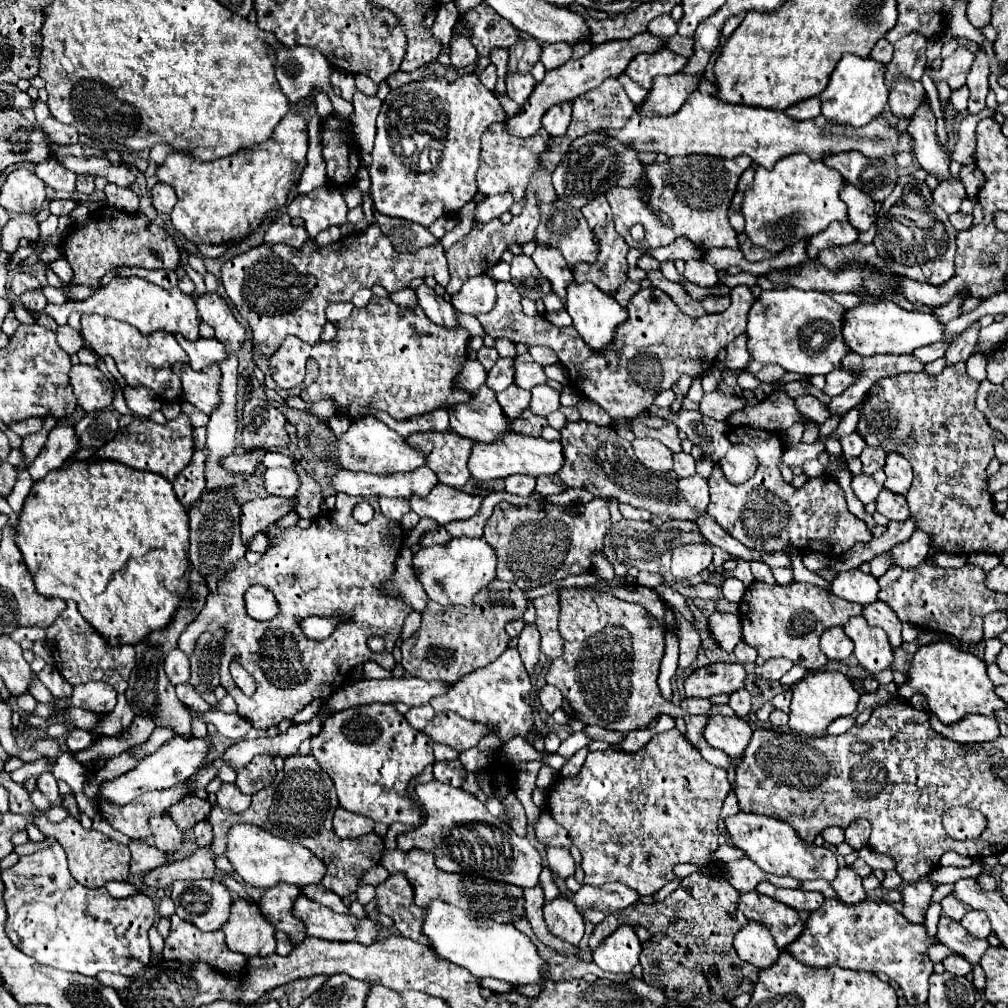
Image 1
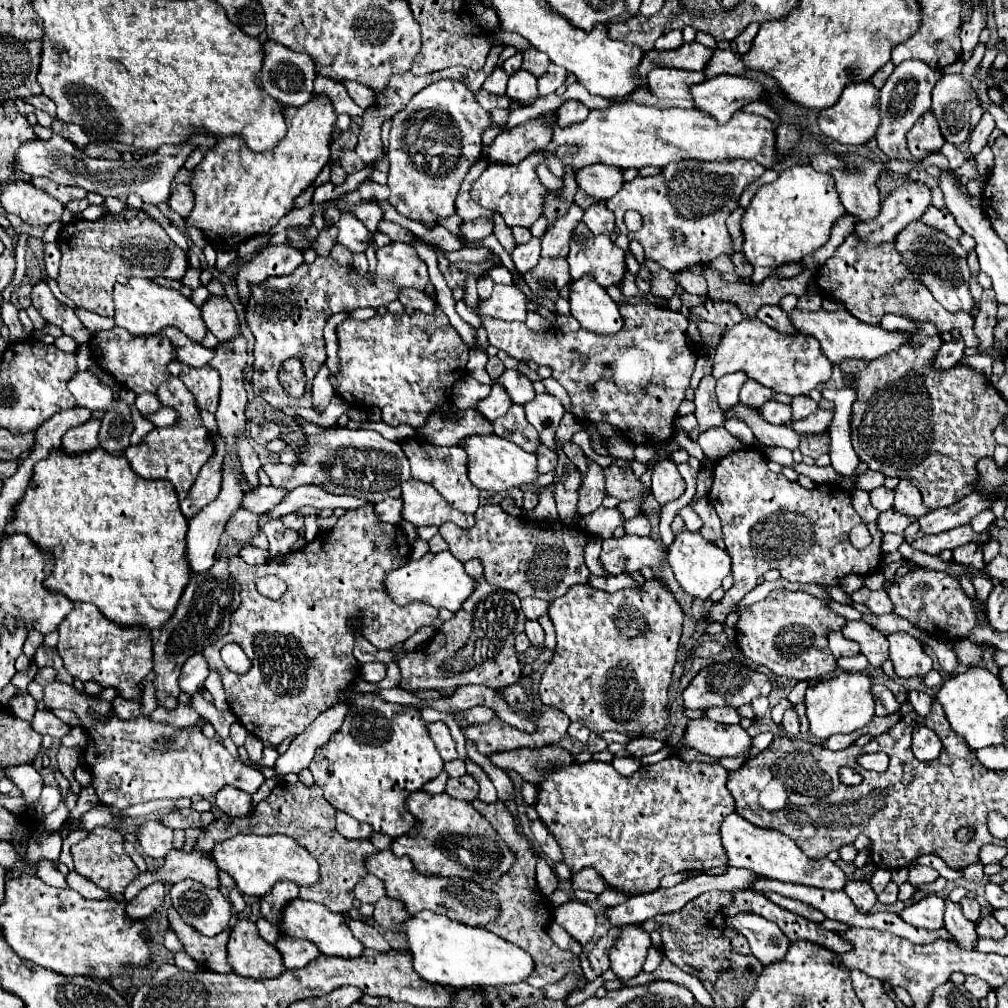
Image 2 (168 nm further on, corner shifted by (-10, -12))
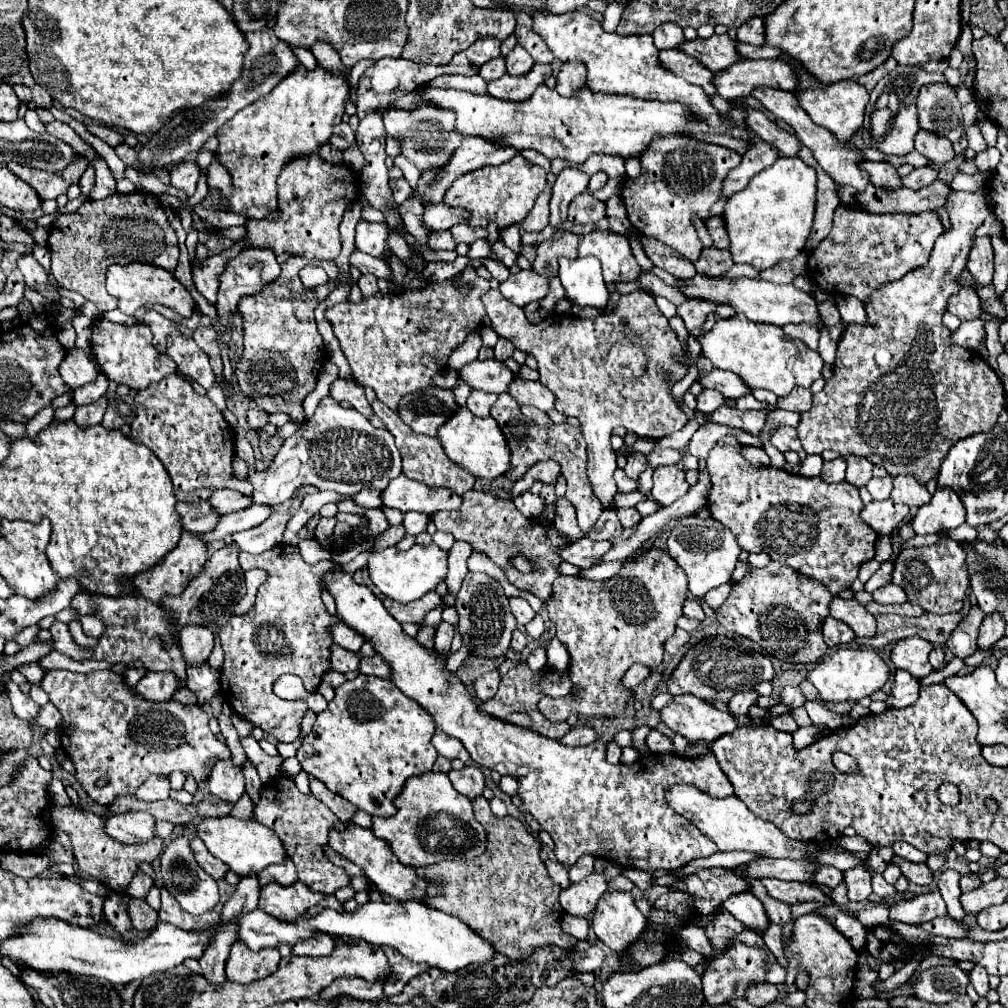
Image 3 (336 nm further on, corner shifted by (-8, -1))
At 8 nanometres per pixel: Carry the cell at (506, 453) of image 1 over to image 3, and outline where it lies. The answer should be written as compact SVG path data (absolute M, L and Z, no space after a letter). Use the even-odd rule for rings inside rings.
M459 407L459 411L439 429L439 441L445 447L449 459L453 459L459 467L467 469L475 477L495 479L509 471L511 467L511 449L505 433L493 417L477 417L469 413L467 407Z

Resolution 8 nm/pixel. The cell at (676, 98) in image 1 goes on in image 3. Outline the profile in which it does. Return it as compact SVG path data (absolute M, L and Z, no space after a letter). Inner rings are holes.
M739 59L725 71L713 75L711 83L725 101L733 101L737 97L751 95L757 87L763 87L763 85L795 91L797 77L789 69L789 65L779 59L773 59L773 61Z

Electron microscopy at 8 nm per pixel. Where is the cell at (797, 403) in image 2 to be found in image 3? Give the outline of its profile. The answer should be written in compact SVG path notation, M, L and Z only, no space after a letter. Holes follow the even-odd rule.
M797 387L793 389L787 397L779 397L777 401L779 409L787 409L787 411L807 411L811 407L811 391L805 387Z

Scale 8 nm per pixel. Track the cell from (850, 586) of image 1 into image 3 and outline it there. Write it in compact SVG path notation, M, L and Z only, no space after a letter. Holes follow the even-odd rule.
M889 583L885 587L879 587L873 591L873 601L877 603L905 603L905 591L899 585Z

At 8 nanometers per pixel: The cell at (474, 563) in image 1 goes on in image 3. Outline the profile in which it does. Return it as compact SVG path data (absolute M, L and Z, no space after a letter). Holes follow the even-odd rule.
M435 543L431 545L413 545L409 551L397 551L395 547L371 553L369 575L375 587L393 601L409 603L423 597L429 591L435 591L447 577L447 551L439 549Z

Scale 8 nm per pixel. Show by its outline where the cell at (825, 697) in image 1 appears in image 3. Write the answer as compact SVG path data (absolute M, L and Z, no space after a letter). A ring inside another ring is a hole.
M841 647L827 655L815 669L809 671L807 679L813 683L813 687L819 693L821 703L845 703L845 701L859 701L863 697L873 695L879 691L889 677L889 669L883 663L883 659L871 649L871 647L859 647L859 649L847 649Z

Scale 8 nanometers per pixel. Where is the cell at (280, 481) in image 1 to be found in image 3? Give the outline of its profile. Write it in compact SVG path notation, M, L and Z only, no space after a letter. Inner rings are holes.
M215 489L211 495L211 505L221 515L227 515L227 513L233 513L233 511L239 511L239 509L253 505L253 497L247 497L235 489Z

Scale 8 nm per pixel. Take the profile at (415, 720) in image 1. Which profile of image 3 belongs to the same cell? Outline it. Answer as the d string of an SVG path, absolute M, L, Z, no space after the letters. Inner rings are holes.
M441 729L435 731L433 745L435 745L437 753L443 755L443 757L447 757L447 759L461 759L463 763L471 763L471 757L469 757L467 749L461 745L461 741L457 741L455 737L449 737Z

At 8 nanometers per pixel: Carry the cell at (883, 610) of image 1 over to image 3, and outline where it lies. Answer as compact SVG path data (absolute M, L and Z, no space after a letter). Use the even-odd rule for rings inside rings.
M907 637L899 639L895 647L891 649L891 661L897 669L911 671L917 679L923 679L933 671L933 667L927 661L927 655L931 653L931 643L921 637Z

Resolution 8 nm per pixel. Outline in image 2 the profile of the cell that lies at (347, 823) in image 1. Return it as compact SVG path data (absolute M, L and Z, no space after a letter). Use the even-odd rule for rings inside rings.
M337 812L337 830L339 830L339 834L343 834L349 840L369 838L373 832L373 828L369 824L361 824L353 816L347 816L345 812Z

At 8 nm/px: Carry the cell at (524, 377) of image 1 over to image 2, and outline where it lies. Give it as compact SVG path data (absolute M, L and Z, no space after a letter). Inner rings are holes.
M505 370L495 384L499 384L505 392L509 392L513 404L527 404L527 400L533 400L535 396L531 380L519 374L517 370Z

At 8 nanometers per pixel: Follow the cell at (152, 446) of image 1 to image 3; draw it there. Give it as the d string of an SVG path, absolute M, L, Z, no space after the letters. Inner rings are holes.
M171 373L161 381L151 383L135 395L137 417L131 423L129 439L151 449L171 475L173 487L181 491L195 491L201 487L229 487L251 495L253 487L237 481L231 475L233 457L233 429L223 415L213 407L209 397L193 391L191 383L181 373Z

